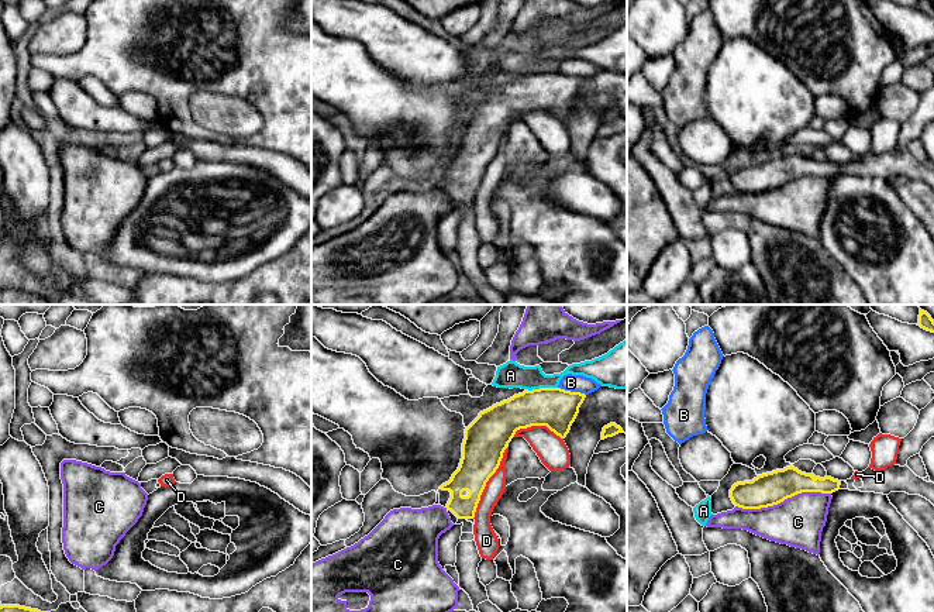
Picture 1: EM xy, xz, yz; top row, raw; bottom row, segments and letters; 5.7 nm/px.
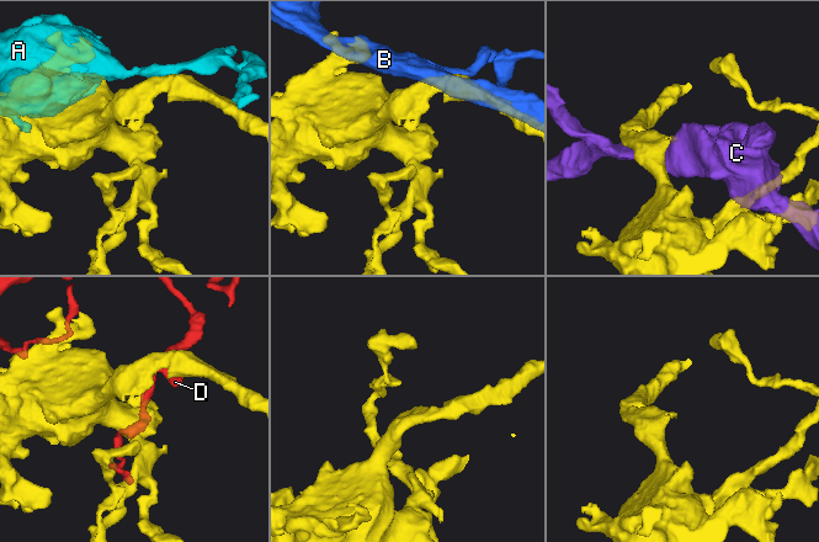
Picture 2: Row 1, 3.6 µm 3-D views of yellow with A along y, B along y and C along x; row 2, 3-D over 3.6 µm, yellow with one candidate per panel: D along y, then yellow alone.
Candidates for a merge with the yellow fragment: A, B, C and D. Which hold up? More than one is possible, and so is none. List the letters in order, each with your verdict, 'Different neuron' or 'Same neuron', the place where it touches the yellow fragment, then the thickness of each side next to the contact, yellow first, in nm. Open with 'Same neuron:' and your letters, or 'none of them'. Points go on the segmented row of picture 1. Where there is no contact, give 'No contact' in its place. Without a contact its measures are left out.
Same neuron: none of them
A: Different neuron. Touches yellow at xz (543, 388). Thickness 240 nm (yellow) against 140 nm
B: Different neuron. Touches yellow at xz (572, 392). Thickness 240 nm (yellow) against 100 nm
C: Different neuron. Touches yellow at yz (782, 501). Thickness 190 nm (yellow) against 280 nm
D: Different neuron. Touches yellow at xz (486, 481). Thickness 240 nm (yellow) against 110 nm

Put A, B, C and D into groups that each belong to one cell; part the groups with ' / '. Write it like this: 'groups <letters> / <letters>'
groups A / B / C / D

